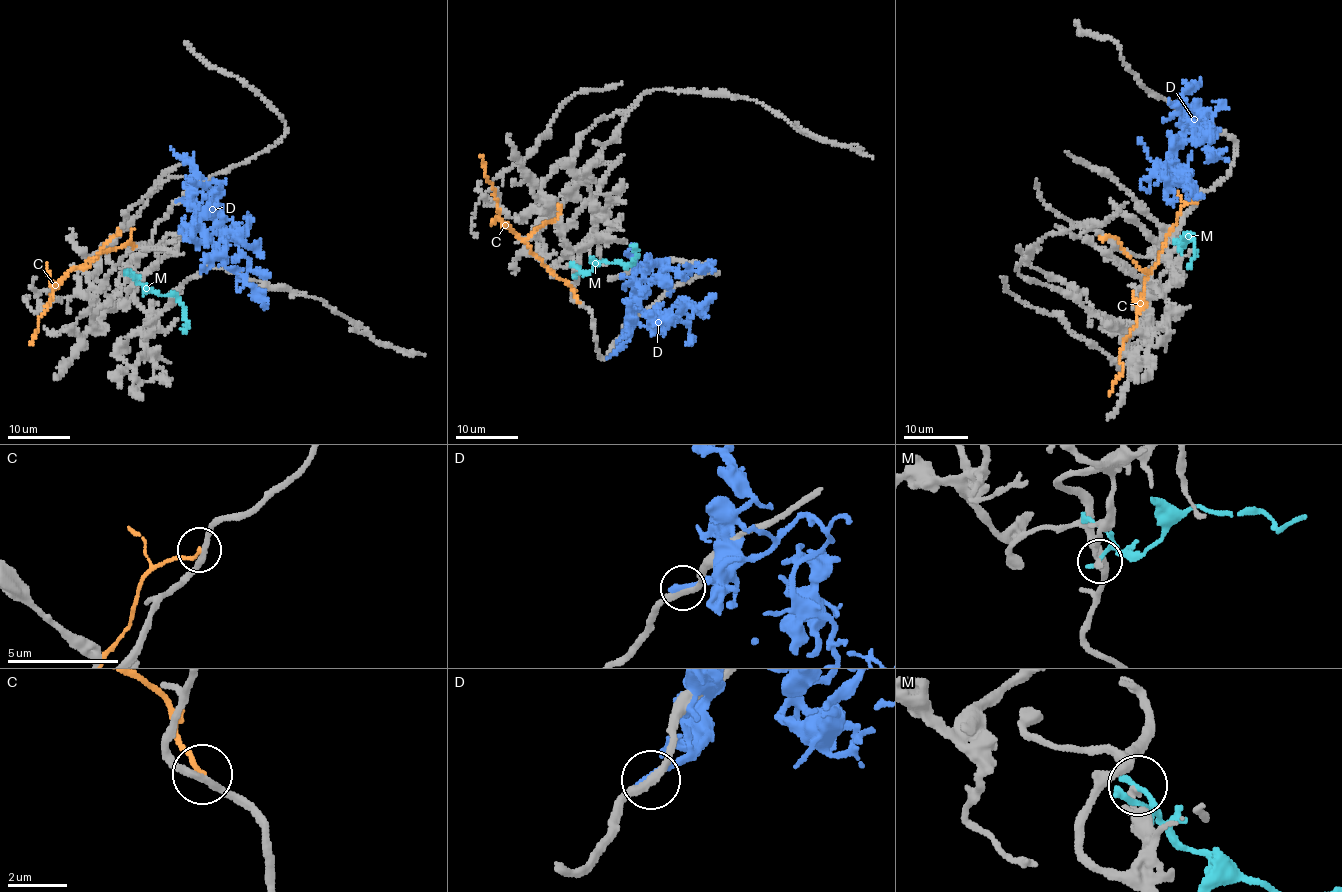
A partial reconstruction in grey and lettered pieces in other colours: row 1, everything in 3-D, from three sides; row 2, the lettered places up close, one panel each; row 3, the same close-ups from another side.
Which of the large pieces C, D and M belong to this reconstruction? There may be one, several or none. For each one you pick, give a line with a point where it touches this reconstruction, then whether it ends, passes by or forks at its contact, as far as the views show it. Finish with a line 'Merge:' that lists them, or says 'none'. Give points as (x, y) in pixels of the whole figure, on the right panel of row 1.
Merge: none

